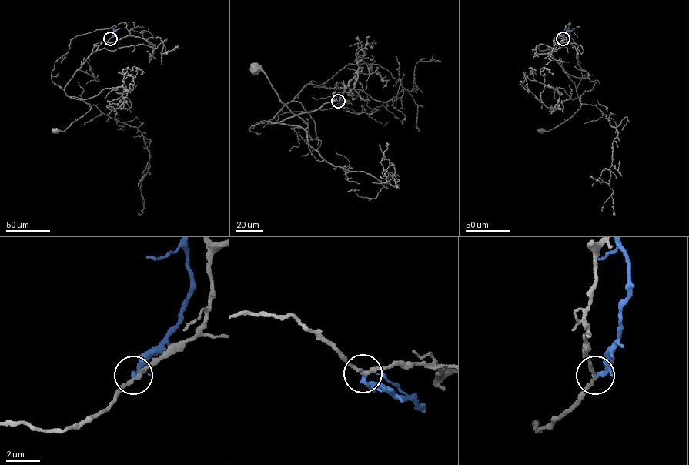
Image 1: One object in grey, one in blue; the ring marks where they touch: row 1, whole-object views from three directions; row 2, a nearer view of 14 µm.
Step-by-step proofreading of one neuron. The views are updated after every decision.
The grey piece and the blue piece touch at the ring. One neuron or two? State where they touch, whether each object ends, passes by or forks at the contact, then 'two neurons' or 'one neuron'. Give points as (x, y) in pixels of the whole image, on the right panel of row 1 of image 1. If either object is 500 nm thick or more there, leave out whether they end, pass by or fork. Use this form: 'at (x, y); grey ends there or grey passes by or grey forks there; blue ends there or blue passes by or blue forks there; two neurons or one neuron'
at (563, 38); grey passes by; blue ends there; two neurons

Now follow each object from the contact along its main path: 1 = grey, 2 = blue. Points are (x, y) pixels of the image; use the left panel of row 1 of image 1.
1: (110, 38), (112, 28), (77, 35), (55, 63), (52, 81), (90, 109), (64, 131), (54, 129)
2: (110, 38), (116, 26)

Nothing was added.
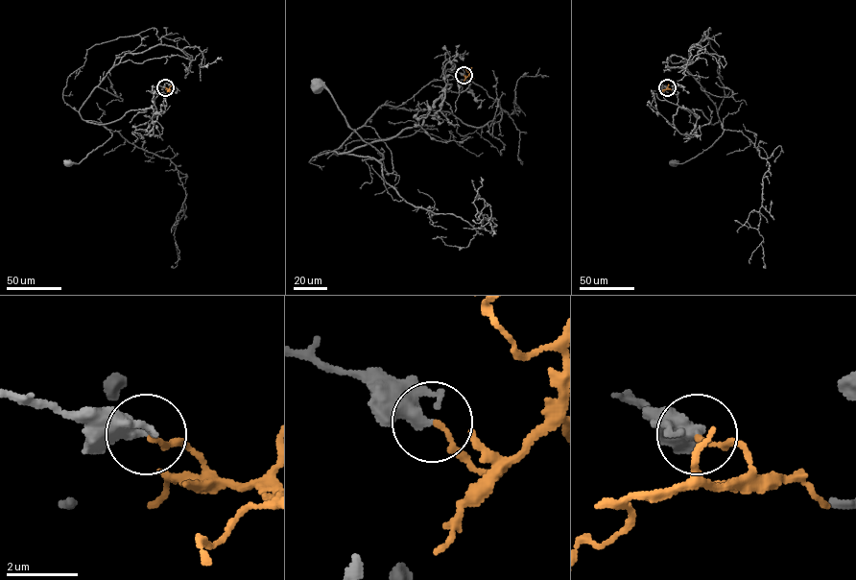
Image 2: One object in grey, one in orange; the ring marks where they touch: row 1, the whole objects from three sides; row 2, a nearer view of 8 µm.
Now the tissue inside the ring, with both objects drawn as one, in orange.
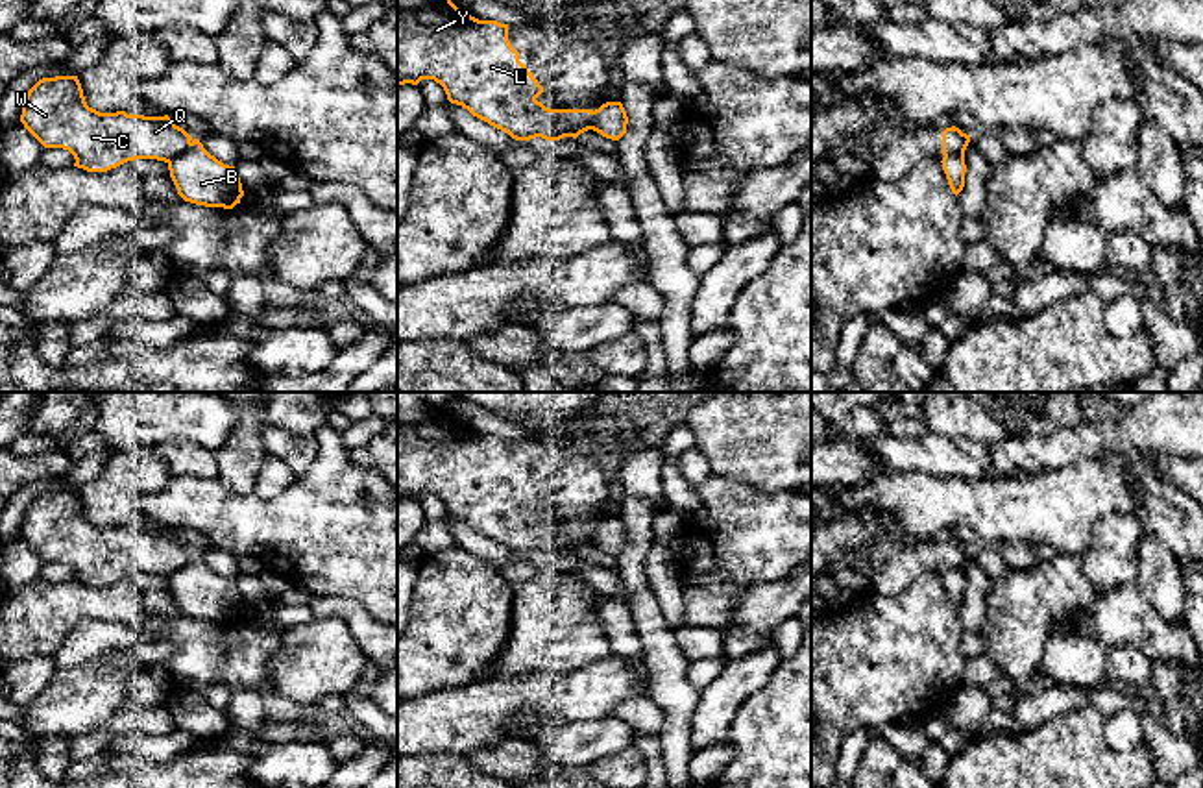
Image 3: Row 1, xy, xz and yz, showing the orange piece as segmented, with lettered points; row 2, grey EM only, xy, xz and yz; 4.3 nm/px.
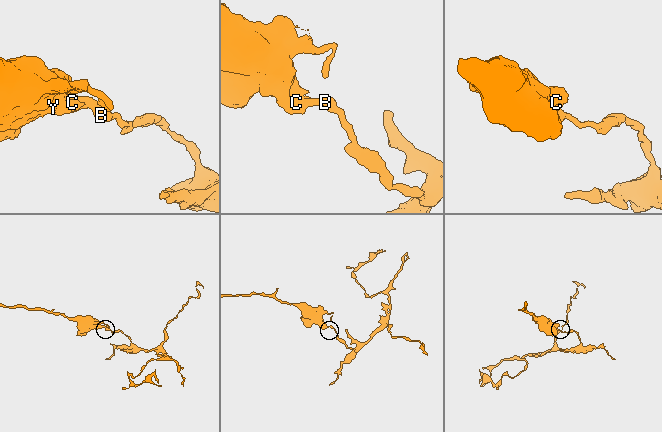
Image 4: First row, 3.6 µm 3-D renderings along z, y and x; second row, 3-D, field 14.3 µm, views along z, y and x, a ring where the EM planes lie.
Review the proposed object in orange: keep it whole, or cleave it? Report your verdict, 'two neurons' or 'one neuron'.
two neurons

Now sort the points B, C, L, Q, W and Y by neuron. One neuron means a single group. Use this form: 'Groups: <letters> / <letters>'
Groups: B / C L Q W Y

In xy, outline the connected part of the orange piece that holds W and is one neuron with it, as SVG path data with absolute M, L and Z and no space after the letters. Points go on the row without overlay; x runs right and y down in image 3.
M78 490L39 494L26 509L20 536L44 562L68 564L74 581L87 586L107 586L135 573L170 577L192 555L168 529L89 522Z

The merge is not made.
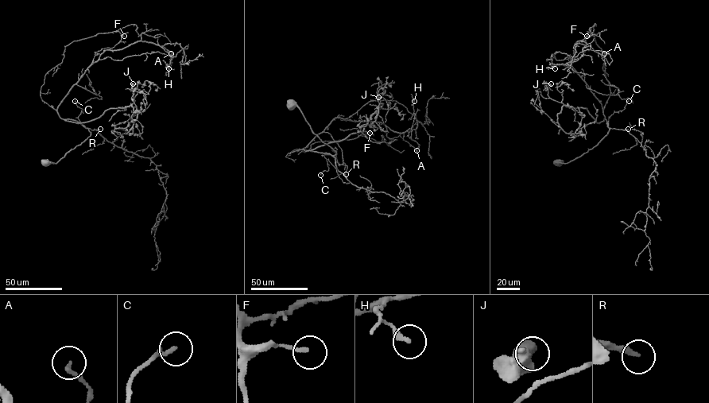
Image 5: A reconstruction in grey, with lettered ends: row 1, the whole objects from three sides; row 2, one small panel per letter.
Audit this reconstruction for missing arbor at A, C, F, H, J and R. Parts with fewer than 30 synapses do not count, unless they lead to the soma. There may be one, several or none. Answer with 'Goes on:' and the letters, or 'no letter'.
Goes on: C, R

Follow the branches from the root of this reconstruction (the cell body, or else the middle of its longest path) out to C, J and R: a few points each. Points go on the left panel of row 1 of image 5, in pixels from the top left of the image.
C: (44, 161), (56, 163), (90, 135), (78, 118), (83, 110), (75, 101)
J: (44, 161), (56, 163), (90, 135), (65, 119), (84, 122), (129, 106), (133, 83)
R: (44, 161), (56, 163), (90, 135), (88, 128), (100, 129)

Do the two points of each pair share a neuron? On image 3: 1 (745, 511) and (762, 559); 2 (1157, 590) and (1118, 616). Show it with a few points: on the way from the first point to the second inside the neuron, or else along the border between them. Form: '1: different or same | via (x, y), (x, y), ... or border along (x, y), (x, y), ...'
1: same | via (745, 522), (745, 531), (762, 548)
2: different | border along (1133, 581), (1165, 620), (1183, 622)

